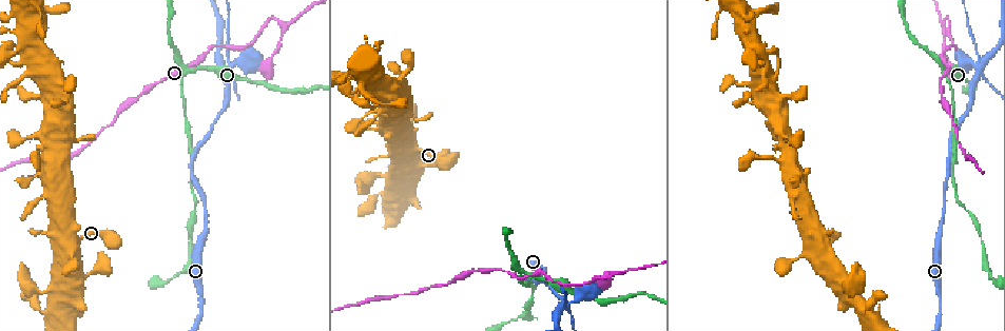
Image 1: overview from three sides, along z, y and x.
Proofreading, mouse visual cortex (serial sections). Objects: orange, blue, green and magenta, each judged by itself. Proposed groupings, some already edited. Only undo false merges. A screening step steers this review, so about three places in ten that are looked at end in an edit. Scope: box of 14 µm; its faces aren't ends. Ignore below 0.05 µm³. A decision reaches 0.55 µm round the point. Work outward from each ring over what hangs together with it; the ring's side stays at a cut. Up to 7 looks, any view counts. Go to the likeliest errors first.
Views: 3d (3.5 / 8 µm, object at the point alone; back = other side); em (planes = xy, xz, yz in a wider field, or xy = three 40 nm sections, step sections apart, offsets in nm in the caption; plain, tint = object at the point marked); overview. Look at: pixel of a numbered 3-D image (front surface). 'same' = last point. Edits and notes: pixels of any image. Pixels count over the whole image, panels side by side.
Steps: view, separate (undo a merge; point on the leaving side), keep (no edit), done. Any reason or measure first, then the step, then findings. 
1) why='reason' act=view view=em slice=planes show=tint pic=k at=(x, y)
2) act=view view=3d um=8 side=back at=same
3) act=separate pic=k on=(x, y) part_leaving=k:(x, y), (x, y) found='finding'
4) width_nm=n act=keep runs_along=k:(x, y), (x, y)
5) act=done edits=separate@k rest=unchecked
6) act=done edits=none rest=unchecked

why='sharp bend' act=view view=3d um=3.5 side=back pic=1 at=(232, 70)

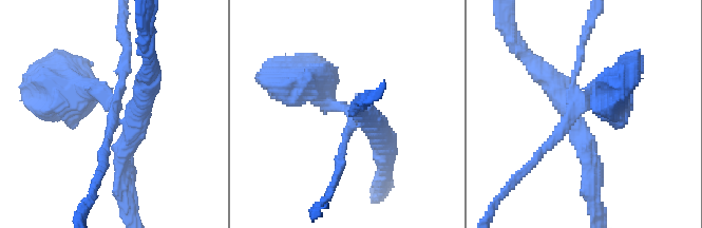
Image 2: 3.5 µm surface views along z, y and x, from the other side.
why='shape alone is not enough' act=view view=em slice=xy step=1 show=tint pic=2 at=(572, 119)

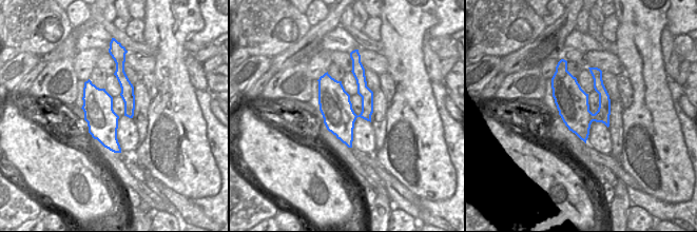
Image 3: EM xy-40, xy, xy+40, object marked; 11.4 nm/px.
width_nm=360 act=separate pic=2 on=(120, 70) part_leaving=2:(119, 119), (94, 90), (42, 83) found='two cells meet here'

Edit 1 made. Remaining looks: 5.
why='three-way junction' act=view view=3d um=3.5 pic=1 at=(941, 25)

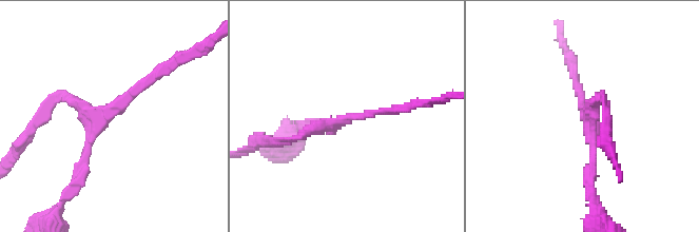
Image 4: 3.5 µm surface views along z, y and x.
arms=3 arm_widths_nm=150,150,150 act=view view=em slice=xy step=1 show=tint pic=4 at=(329, 122)

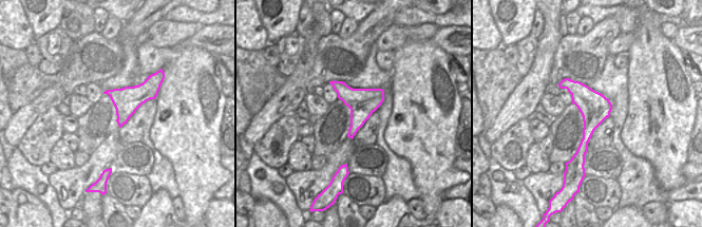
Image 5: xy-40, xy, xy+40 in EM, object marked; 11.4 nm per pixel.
act=view view=em slice=xy step=2 show=tint at=same

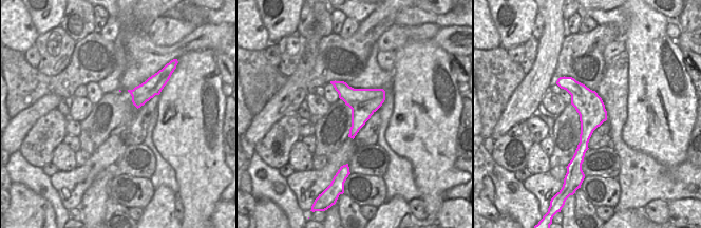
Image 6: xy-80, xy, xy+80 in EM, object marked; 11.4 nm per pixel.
act=keep runs_along=4:(37, 119), (59, 96), (95, 119), (79, 180) found='all the same cell'

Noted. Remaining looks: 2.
why='abrupt turn' act=view view=3d um=3.5 pic=1 at=(524, 272)

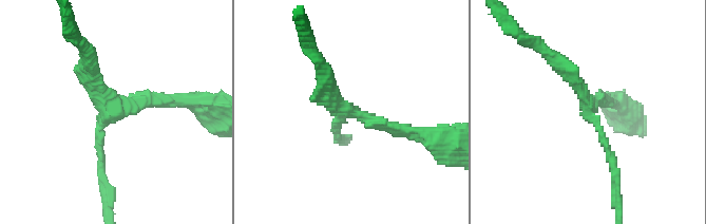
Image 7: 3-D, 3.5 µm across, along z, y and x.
arms=3 arm_widths_nm=150,150,200 act=separate pic=7 on=(340, 137) part_leaving=7:(594, 122), (613, 161), (618, 212) found='a second cell is stuck on'

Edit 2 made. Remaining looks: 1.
act=done edits=separate@2,separate@7 rest=unchecked

